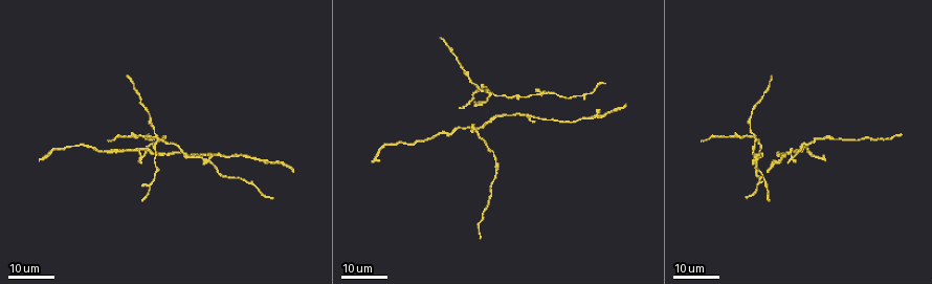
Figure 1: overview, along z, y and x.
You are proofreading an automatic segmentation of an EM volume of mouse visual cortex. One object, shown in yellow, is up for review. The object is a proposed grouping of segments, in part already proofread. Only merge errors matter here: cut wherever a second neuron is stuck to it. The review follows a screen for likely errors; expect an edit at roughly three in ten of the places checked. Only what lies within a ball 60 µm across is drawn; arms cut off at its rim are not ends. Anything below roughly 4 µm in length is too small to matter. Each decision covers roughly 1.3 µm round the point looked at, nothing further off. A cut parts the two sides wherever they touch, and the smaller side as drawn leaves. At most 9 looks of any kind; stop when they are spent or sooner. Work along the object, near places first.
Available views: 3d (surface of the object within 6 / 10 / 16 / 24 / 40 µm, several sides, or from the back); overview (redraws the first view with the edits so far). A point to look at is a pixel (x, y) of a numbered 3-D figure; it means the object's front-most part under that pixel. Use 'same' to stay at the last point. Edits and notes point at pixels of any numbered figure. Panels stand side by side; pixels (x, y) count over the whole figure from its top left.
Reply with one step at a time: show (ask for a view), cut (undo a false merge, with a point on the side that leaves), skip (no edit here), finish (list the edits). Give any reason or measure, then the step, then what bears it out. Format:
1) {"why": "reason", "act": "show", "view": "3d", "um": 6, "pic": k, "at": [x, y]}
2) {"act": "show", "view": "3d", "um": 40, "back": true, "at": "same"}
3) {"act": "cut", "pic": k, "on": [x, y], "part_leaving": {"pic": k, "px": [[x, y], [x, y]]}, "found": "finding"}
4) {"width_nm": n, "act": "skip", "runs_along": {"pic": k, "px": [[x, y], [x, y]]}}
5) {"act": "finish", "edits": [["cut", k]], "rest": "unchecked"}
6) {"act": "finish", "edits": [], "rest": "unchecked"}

{"why": "three arms meet", "act": "show", "view": "3d", "um": 16, "pic": 1, "at": [601, 117]}

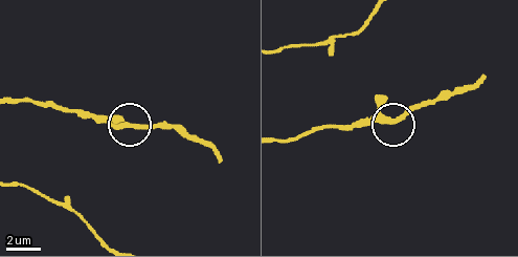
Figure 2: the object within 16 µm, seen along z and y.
{"why": "zoom in", "act": "show", "view": "3d", "um": 6, "pic": 2, "at": [391, 121]}

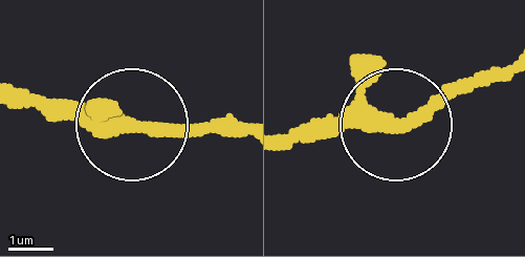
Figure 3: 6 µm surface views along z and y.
{"width_nm": 300, "act": "skip", "runs_along": {"pic": 3, "px": [[18, 89], [141, 127], [243, 127]]}, "found": "all the same neuron"}

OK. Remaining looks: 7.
{"why": "four or more arms meet", "act": "show", "view": "3d", "um": 24, "pic": 1, "at": [756, 138]}

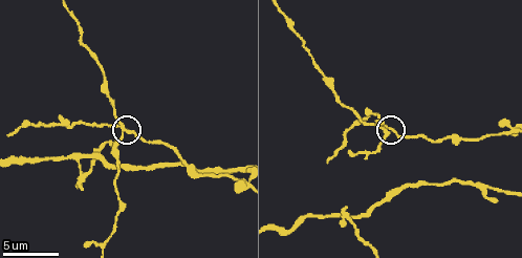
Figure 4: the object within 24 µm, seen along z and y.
{"why": "zoom in", "act": "show", "view": "3d", "um": 10, "pic": 4, "at": [388, 126]}

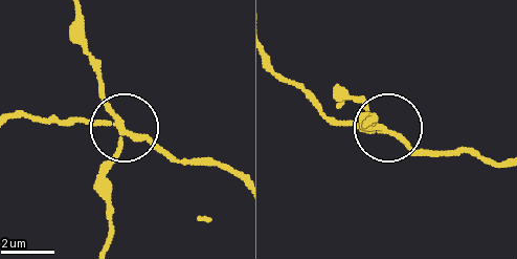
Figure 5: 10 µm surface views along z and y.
{"width_nm": 180, "act": "cut", "pic": 5, "on": [110, 168], "part_leaving": {"pic": 5, "px": [[121, 127], [104, 95], [82, 14]]}, "found": "two neurons meet here"}

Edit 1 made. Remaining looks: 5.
{"why": "four-way junction", "act": "show", "view": "3d", "um": 6, "pic": 4, "at": [85, 176]}

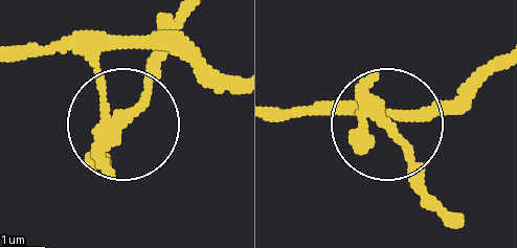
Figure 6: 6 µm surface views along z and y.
{"act": "cut", "pic": 6, "on": [148, 98], "part_leaving": {"pic": 6, "px": [[109, 131], [184, 12]]}, "found": "two neurons meet here"}

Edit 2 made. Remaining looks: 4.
{"act": "show", "view": "overview"}

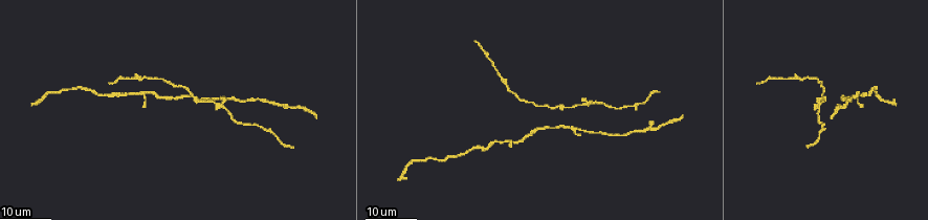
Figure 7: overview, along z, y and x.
{"why": "thick turns thin", "act": "show", "view": "3d", "um": 24, "pic": 7, "at": [143, 80]}

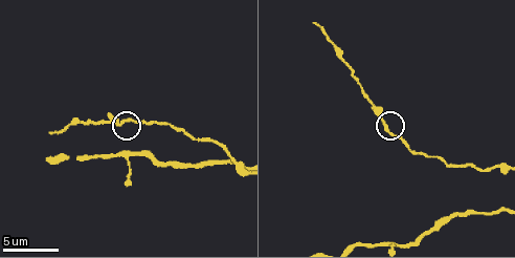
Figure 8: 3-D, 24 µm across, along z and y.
{"act": "show", "view": "3d", "um": 6, "pic": 8, "at": [385, 122]}

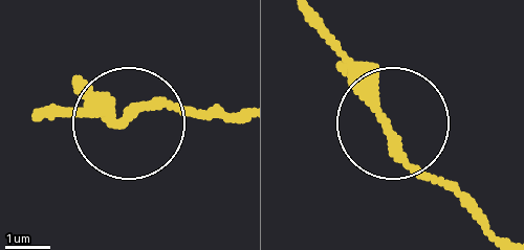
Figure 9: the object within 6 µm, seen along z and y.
{"width_nm": 190, "act": "skip", "found": "all the same neuron"}

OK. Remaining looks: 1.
{"act": "finish", "edits": [["cut", 5], ["cut", 6]], "rest": "unchecked"}

